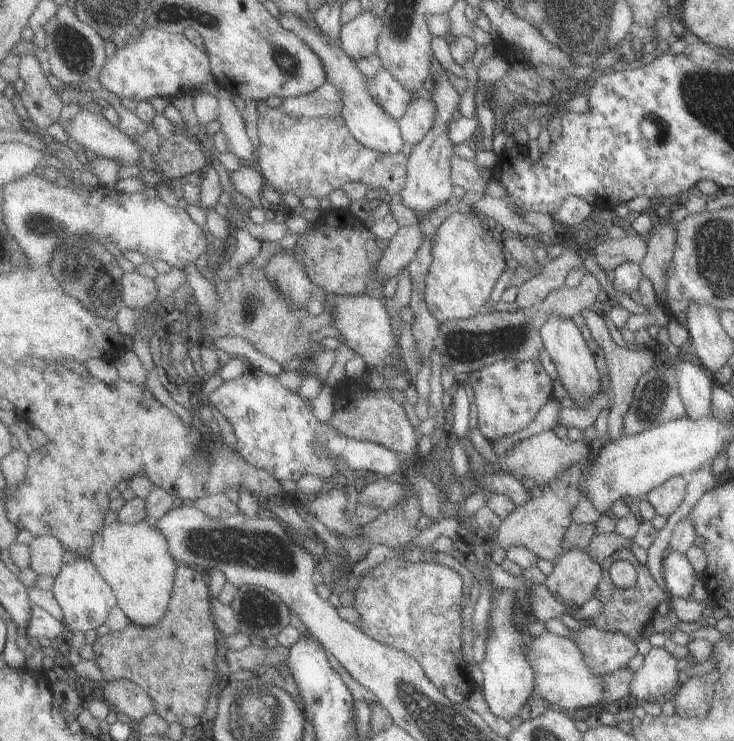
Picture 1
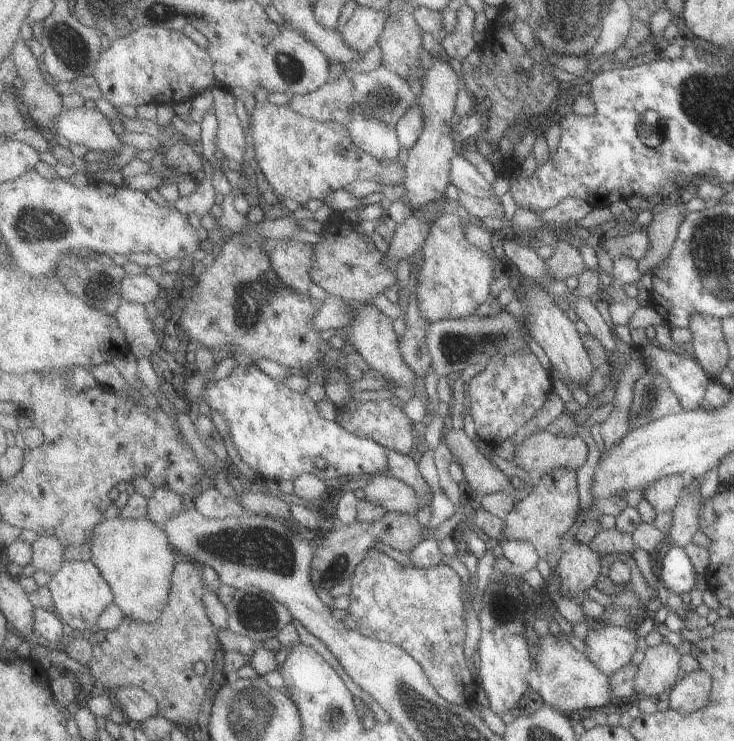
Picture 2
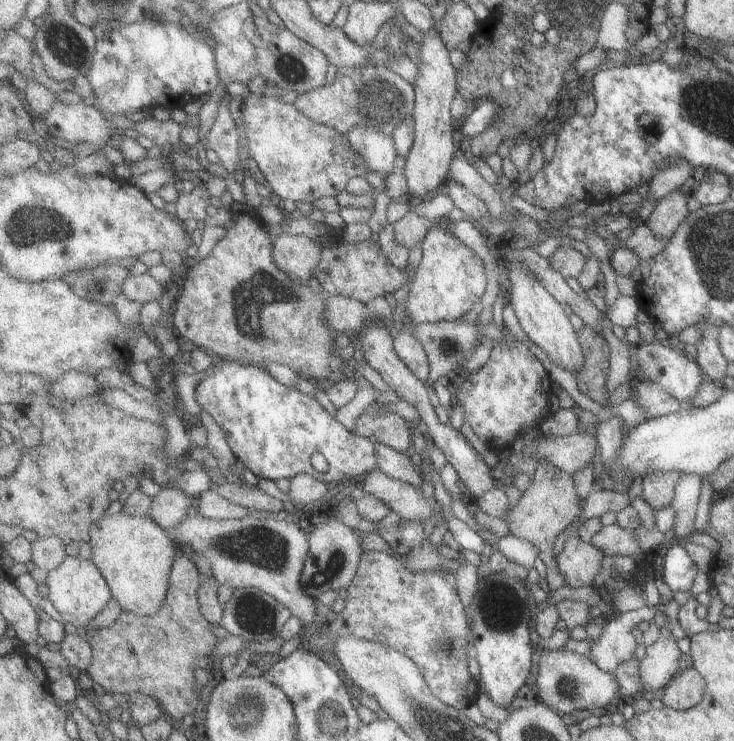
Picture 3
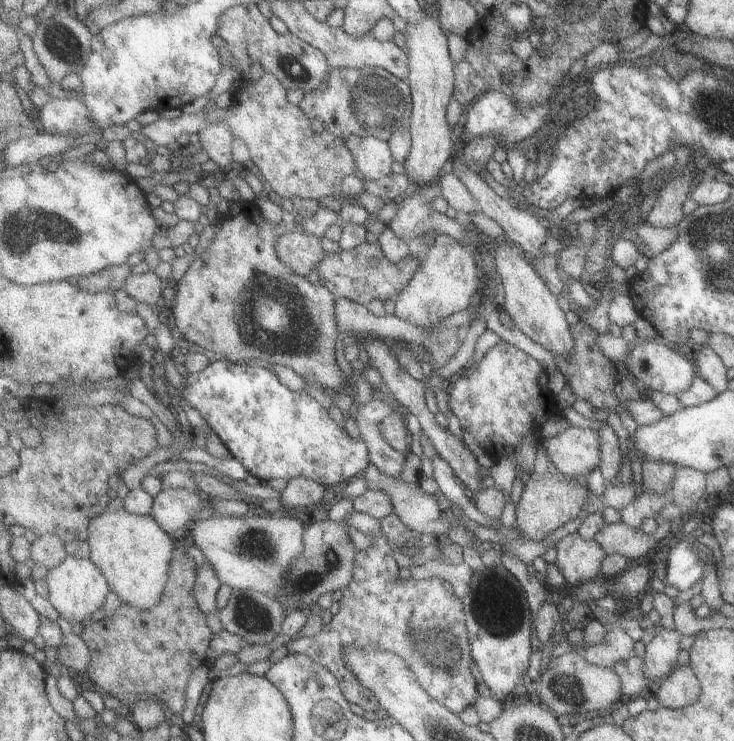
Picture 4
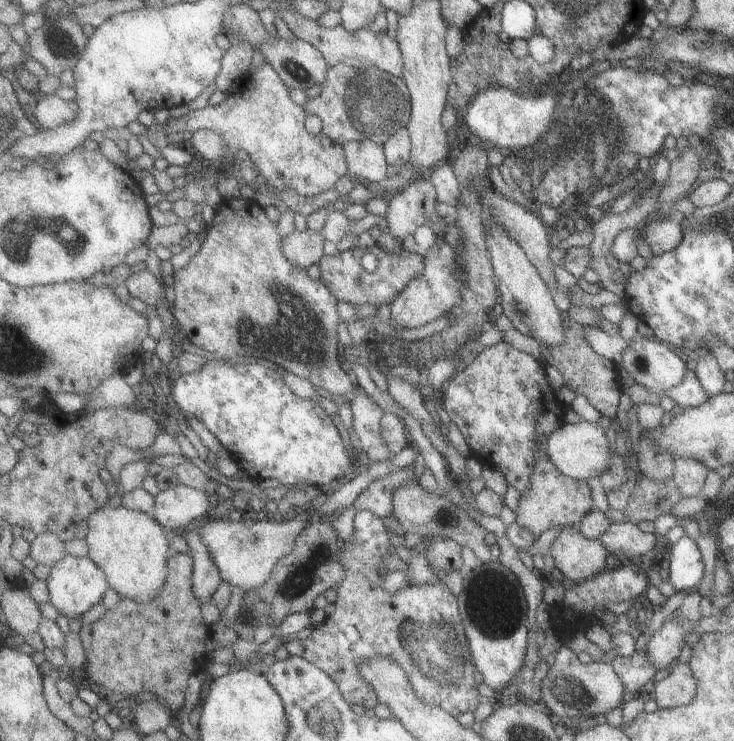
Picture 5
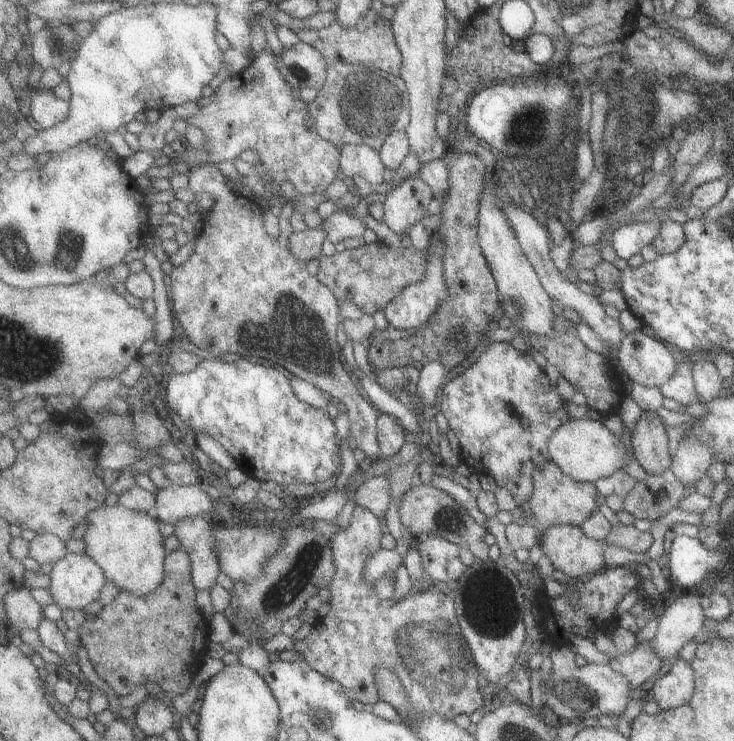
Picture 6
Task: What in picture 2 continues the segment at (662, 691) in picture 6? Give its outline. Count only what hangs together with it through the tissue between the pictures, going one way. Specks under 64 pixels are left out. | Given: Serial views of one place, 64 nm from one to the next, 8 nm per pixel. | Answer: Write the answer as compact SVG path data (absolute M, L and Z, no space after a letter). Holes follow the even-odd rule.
M703 670L687 672L679 682L675 682L669 688L669 696L667 696L669 708L681 714L701 710L709 702L711 682L713 682L711 676Z

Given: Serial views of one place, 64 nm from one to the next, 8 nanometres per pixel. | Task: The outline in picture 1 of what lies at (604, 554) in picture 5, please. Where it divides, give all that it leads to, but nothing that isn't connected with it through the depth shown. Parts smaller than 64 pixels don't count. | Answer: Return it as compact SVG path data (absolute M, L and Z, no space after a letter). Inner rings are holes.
M571 546L555 564L545 586L577 610L589 598L597 598L601 580L601 562L587 548Z

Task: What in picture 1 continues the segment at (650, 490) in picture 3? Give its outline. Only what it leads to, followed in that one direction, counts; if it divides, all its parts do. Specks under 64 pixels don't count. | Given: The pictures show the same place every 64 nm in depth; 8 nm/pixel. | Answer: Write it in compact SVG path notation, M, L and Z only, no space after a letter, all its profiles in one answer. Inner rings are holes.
M673 476L671 480L663 482L659 488L647 492L645 500L655 508L659 516L671 516L685 500L689 476Z

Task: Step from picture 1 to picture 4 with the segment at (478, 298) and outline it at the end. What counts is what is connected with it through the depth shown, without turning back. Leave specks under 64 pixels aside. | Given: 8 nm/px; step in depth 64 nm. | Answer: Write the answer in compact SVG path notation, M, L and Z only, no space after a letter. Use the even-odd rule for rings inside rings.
M433 234L435 240L431 246L423 248L421 252L421 270L415 274L415 278L407 284L407 288L395 298L395 316L399 316L405 322L411 322L419 328L429 328L443 318L467 310L479 288L483 286L483 274L477 264L475 250L471 246L465 246L457 242L451 236Z

